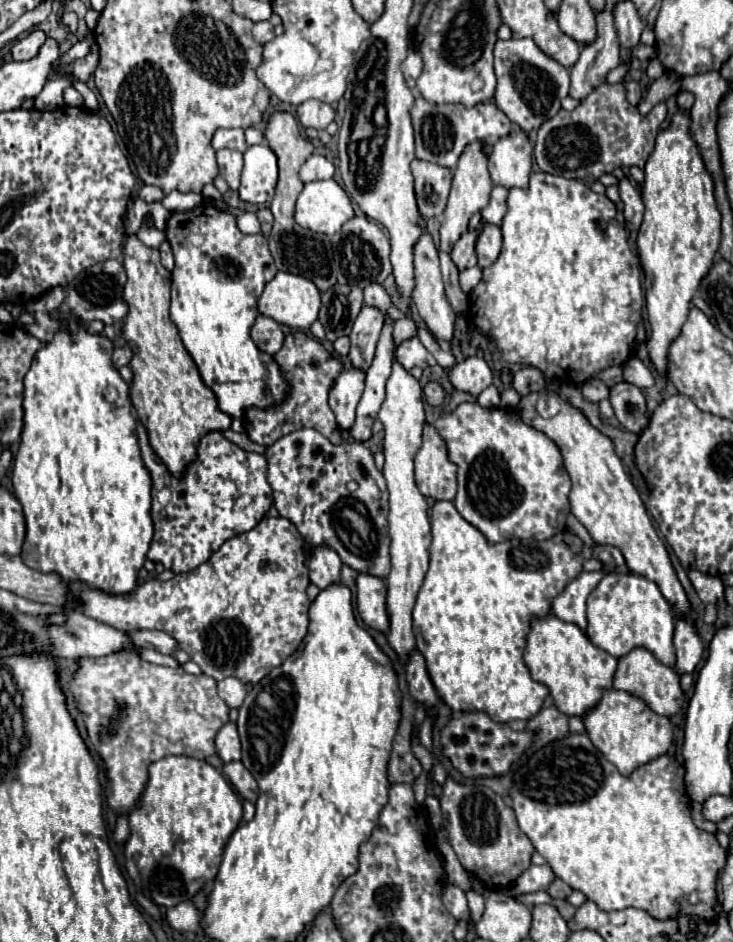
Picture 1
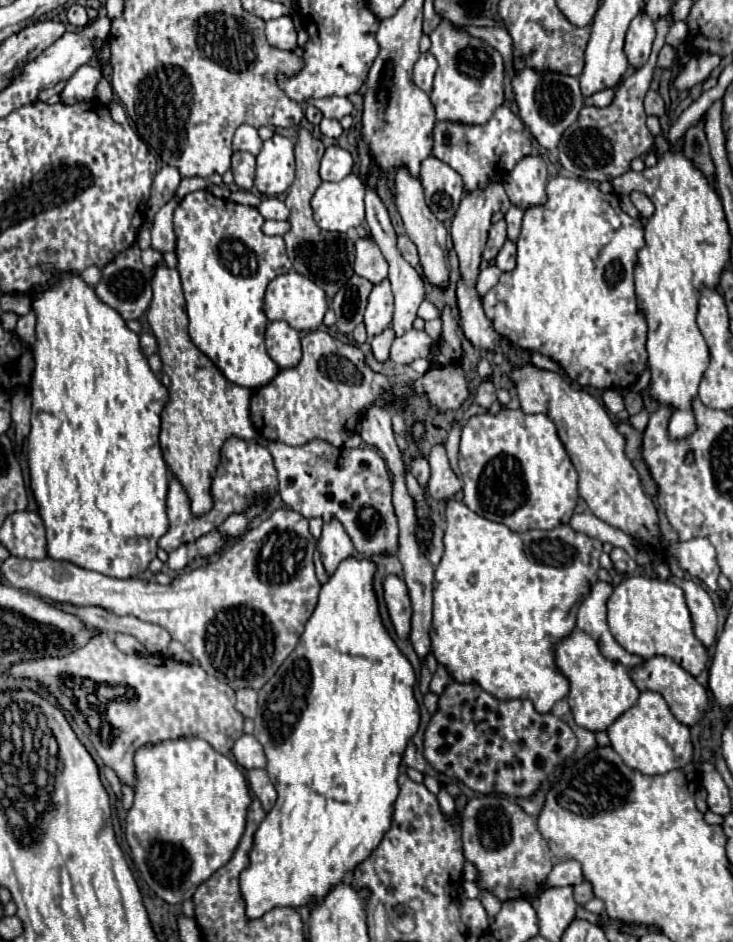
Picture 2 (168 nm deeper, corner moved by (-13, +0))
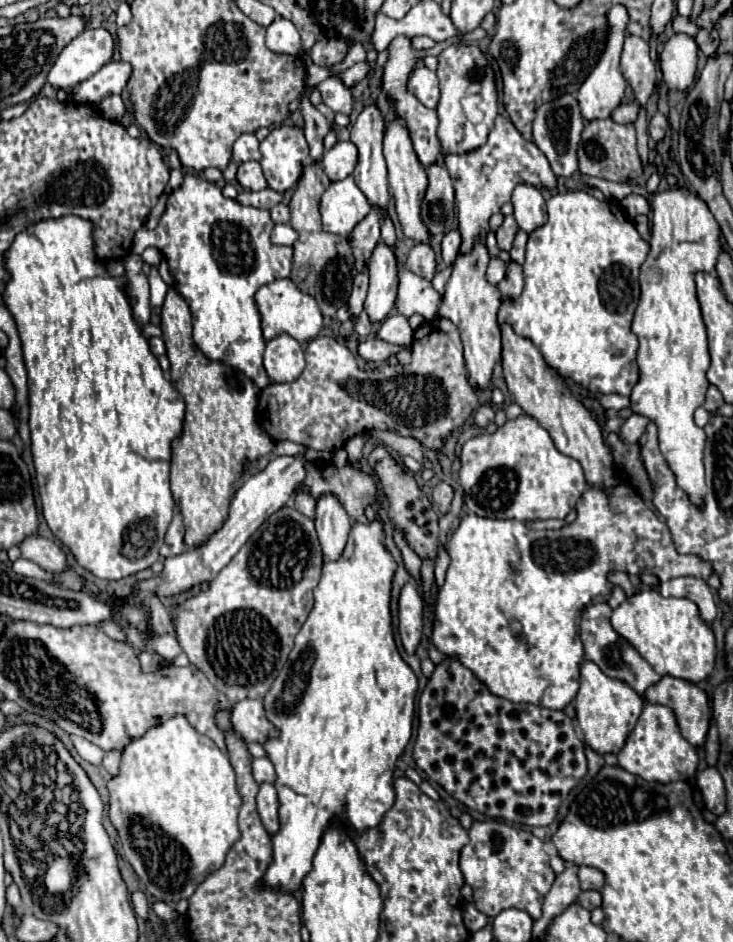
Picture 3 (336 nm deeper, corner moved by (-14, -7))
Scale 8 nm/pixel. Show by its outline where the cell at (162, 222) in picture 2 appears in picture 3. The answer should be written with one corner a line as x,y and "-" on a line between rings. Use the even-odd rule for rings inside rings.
153,266
153,268
151,268
149,284
151,284
151,304
159,308
159,306
163,304
163,300
165,300
167,284
161,280
161,276
159,276
159,268
157,268
157,266

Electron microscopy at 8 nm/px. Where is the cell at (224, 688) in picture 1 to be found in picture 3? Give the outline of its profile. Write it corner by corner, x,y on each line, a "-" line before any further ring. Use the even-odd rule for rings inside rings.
241,700
233,706
231,724
245,742
263,742
273,732
261,700

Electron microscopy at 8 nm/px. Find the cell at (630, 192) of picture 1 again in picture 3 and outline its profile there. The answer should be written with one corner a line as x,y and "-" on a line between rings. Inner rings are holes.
631,194
631,196
627,196
621,204
623,204
623,208
627,210
629,216
649,214
649,204
647,204
647,200
645,200
643,196
635,196
635,194

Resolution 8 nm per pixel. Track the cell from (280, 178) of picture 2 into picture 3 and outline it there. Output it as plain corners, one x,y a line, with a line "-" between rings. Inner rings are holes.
281,126
261,142
261,166
271,190
291,190
303,170
303,162
309,158
309,148
303,130

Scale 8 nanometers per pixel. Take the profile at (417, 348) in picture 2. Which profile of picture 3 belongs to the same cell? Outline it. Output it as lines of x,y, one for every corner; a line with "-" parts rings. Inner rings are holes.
367,338
359,342
359,356
363,356
365,360
373,360
373,362
387,362
389,358
395,358
401,350
411,350
411,346
387,344
379,338

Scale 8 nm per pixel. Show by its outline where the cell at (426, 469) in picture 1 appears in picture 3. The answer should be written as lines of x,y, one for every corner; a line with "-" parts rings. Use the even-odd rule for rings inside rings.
439,482
433,492
431,492
431,502
433,506
441,512
447,514
451,508
451,500
453,500
453,488
447,482

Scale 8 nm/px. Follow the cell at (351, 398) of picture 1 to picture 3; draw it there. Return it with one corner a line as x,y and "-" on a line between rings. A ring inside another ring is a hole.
391,314
379,328
377,332
379,340
391,342
391,344
411,344
413,342
413,332
409,328
409,322
405,316

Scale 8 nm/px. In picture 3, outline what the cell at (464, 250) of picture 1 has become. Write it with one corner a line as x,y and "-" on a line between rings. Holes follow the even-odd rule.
505,216
505,222
501,224
501,228
497,230
497,248
499,250
511,250
511,244
513,244
513,238
515,238
515,234
517,234
517,222
515,222
515,218
513,216

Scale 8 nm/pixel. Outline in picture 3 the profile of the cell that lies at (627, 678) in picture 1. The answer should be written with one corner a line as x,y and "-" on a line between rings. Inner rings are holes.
661,676
657,684
647,688
645,700
669,706
675,712
683,738
695,748
705,744
711,720
711,708
705,690
675,676

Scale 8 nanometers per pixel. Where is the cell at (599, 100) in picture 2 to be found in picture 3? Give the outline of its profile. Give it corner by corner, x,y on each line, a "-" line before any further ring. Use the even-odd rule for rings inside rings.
631,102
631,104
619,104
617,110
611,114
611,118
619,124
625,124
625,122
635,122
637,118
637,112
639,112
639,104
637,102

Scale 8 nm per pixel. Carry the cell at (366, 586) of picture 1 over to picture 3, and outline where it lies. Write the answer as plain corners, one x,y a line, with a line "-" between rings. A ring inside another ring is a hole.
407,582
399,594
399,636
407,654
415,654
423,630
423,598
415,582

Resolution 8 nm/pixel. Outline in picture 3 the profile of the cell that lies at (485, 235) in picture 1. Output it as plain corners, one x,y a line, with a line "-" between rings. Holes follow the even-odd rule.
517,262
507,264
507,274
505,274
503,282
497,288
499,288
499,292
505,300
519,296
519,292
523,290
523,270

